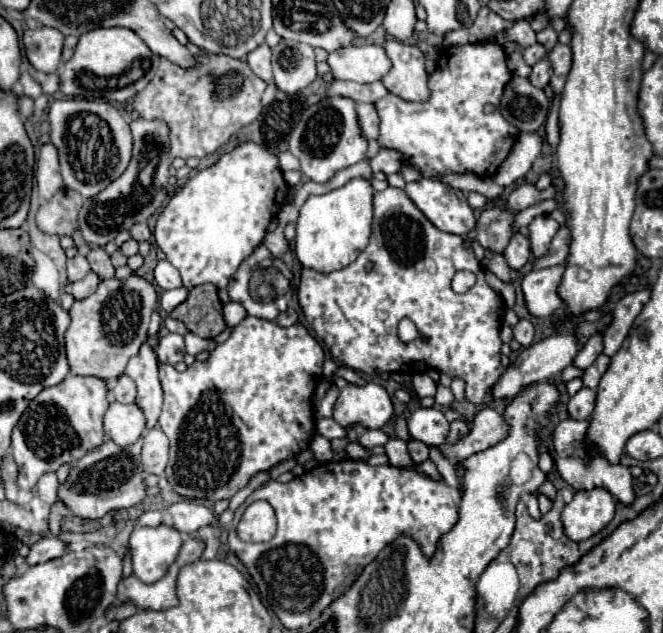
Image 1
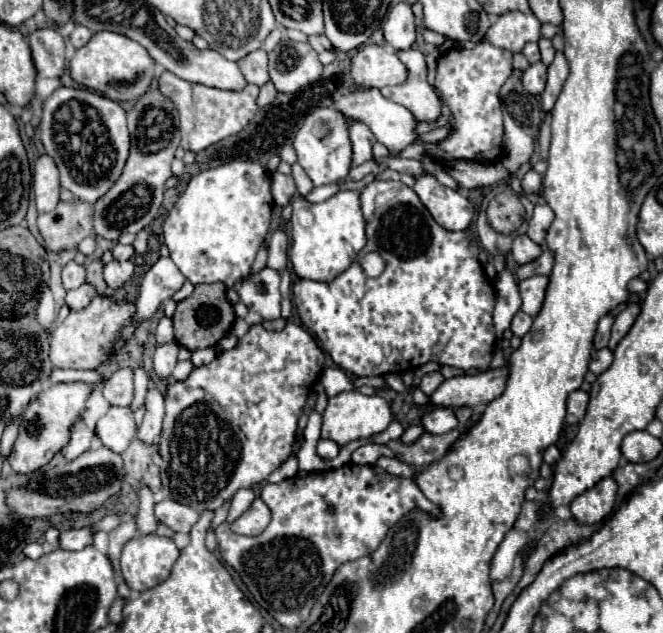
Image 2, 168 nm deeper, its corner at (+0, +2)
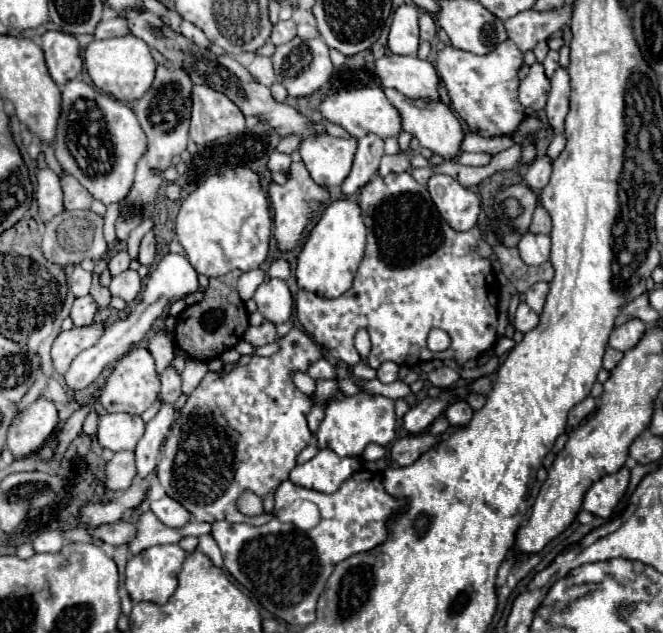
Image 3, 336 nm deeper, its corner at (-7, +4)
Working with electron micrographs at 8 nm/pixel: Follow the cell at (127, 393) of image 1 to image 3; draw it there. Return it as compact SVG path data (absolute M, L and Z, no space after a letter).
M135 346L131 352L127 352L109 374L105 388L101 392L99 402L105 406L107 412L129 412L129 414L143 414L159 394L159 380L155 374L155 362L147 348Z

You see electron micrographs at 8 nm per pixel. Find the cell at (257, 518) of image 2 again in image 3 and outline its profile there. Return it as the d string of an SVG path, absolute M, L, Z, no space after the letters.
M297 326L291 328L283 338L279 338L277 344L279 344L279 352L277 352L277 354L267 356L267 358L251 358L249 364L235 366L235 368L233 368L231 372L227 372L227 374L223 374L223 370L217 370L217 372L211 372L211 370L209 370L209 372L205 374L205 378L201 380L201 384L191 392L191 396L187 398L187 402L185 402L183 408L179 410L179 418L177 418L177 422L173 424L173 428L171 428L171 432L169 432L169 436L167 436L167 442L165 442L165 446L163 446L161 460L159 460L159 466L157 466L159 482L161 482L161 486L165 488L167 496L171 496L173 500L181 502L181 504L183 504L197 520L201 520L201 522L213 524L213 522L217 522L217 520L227 520L227 522L233 522L233 524L245 522L245 524L251 524L251 526L259 526L259 524L265 524L265 522L269 522L271 518L275 518L275 516L271 516L271 514L261 514L261 516L257 516L257 518L241 516L239 510L235 508L235 496L239 496L243 490L253 490L253 492L259 494L259 496L265 496L269 490L275 490L283 480L289 478L289 472L291 472L291 470L295 468L295 464L297 464L299 452L301 452L305 446L309 446L309 444L313 442L313 436L311 436L311 432L309 432L309 428L307 428L307 420L305 420L305 416L311 412L311 406L313 406L313 404L311 404L309 396L305 396L305 394L293 384L293 374L295 374L295 372L307 372L307 368L309 368L313 362L321 360L323 354L321 354L319 346L315 344L315 340L313 340L309 334L305 334L303 330L299 330Z

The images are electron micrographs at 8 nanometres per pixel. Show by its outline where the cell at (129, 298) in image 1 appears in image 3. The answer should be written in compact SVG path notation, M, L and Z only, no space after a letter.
M93 322L89 326L73 326L71 330L61 332L51 348L53 366L59 374L65 374L71 362L81 354L85 348L93 346L105 330L105 322Z

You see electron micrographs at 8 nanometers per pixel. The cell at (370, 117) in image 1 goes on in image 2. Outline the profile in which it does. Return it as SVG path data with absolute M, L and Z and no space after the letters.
M354 122L350 124L350 140L352 140L352 166L360 166L372 158L372 146L376 142L374 134L366 124Z

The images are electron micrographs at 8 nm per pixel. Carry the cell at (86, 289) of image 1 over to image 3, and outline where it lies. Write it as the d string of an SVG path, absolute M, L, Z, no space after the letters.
M91 294L81 296L81 298L75 298L73 308L71 308L73 324L75 324L75 326L91 324L91 322L93 322L95 312L97 312L97 304L95 304L95 300L93 300L93 296L91 296Z

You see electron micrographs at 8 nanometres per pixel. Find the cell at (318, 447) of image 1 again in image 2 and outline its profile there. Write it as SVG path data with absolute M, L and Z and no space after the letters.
M358 390L342 392L332 398L328 398L328 406L322 414L321 438L334 440L338 446L346 446L360 438L372 438L374 434L380 434L386 430L386 426L392 422L392 410L390 404L382 396L364 396Z

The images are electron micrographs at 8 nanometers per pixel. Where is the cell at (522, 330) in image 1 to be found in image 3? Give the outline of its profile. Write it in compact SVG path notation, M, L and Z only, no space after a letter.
M521 302L517 308L517 314L515 314L515 328L525 334L525 332L533 330L537 324L539 324L539 316L525 302Z

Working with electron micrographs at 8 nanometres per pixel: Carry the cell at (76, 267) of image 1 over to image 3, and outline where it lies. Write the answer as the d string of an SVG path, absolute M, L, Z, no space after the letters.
M75 266L73 272L71 272L71 282L69 282L69 286L71 286L71 292L73 292L75 296L85 296L85 294L89 294L89 288L91 288L91 272L83 270L81 266Z

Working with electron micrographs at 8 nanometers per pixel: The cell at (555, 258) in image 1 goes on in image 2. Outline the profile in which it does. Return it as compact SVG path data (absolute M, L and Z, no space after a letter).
M544 250L534 262L524 264L524 266L518 266L516 276L518 276L518 280L526 280L526 278L536 276L536 274L548 276L550 270L552 270L552 264L554 264L554 256L550 254L550 250Z

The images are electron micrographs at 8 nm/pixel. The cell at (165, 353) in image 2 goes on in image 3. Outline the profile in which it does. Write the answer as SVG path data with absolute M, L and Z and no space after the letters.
M167 366L161 374L161 402L175 404L181 396L181 376L173 366Z

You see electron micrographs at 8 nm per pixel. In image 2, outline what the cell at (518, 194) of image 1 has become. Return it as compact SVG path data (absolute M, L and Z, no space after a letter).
M528 170L524 174L524 178L522 178L522 188L524 188L526 194L540 192L540 188L542 188L542 176L538 172L534 172L534 170Z

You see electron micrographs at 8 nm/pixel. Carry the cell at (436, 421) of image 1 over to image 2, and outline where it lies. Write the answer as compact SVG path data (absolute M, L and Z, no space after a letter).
M436 406L422 416L422 426L430 434L446 434L446 432L458 428L458 420L456 420L452 408Z

